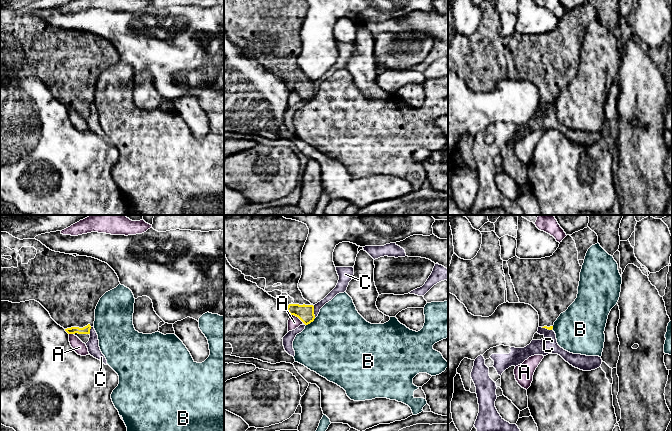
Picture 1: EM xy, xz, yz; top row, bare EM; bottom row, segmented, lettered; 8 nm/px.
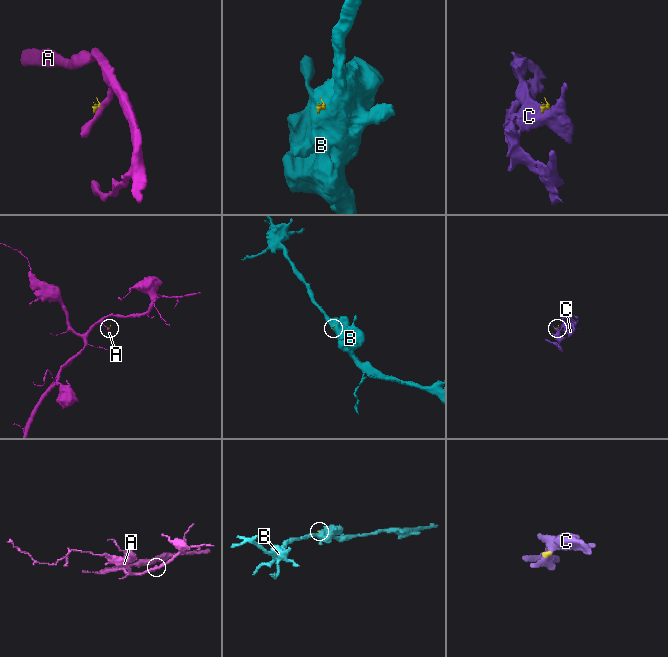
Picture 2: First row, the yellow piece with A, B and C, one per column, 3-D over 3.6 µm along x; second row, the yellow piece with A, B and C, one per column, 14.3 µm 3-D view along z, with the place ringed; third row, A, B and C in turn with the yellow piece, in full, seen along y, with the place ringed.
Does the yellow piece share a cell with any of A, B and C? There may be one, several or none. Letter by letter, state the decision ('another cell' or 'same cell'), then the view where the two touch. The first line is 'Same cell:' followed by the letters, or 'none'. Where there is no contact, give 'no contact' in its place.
Same cell: none
A: another cell | xz
B: another cell | xz
C: another cell | xz

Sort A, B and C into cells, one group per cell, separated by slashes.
A / B / C

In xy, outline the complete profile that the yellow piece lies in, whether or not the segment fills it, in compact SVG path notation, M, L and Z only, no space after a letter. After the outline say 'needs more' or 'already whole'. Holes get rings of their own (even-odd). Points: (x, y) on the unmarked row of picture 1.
M0 8L0 76L39 78L58 101L85 120L94 102L95 85L100 74L119 60L117 50L105 38L55 28L36 15L20 16L7 8Z | needs more

